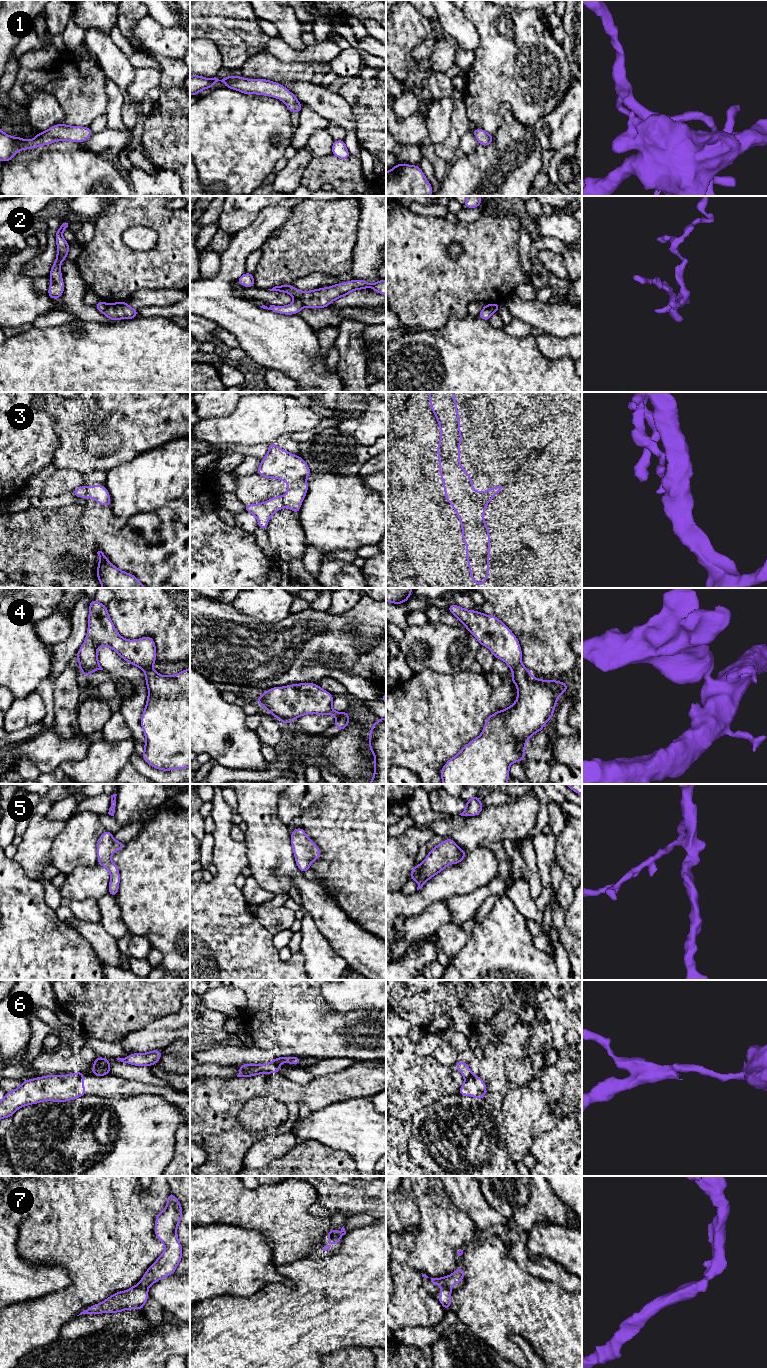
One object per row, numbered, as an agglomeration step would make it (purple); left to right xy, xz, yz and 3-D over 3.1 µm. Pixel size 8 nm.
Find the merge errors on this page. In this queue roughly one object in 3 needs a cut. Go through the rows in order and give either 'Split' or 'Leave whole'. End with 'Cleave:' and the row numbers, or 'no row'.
1: Leave whole
2: Split
3: Split
4: Split
5: Leave whole
6: Split
7: Leave whole
Cleave: 2, 3, 4, 6

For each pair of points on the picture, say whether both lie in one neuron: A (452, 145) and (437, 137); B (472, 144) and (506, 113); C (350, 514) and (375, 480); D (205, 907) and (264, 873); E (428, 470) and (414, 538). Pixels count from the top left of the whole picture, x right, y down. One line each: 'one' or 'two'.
A: two
B: two
C: two
D: two
E: two

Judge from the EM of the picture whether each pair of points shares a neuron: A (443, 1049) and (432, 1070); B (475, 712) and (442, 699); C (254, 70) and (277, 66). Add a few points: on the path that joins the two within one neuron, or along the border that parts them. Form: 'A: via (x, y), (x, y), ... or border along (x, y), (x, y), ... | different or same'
A: border along (431, 1055), (442, 1064), (453, 1065) | different
B: via (467, 709), (452, 709), (450, 707) | same
C: via (260, 67), (271, 67) | same

